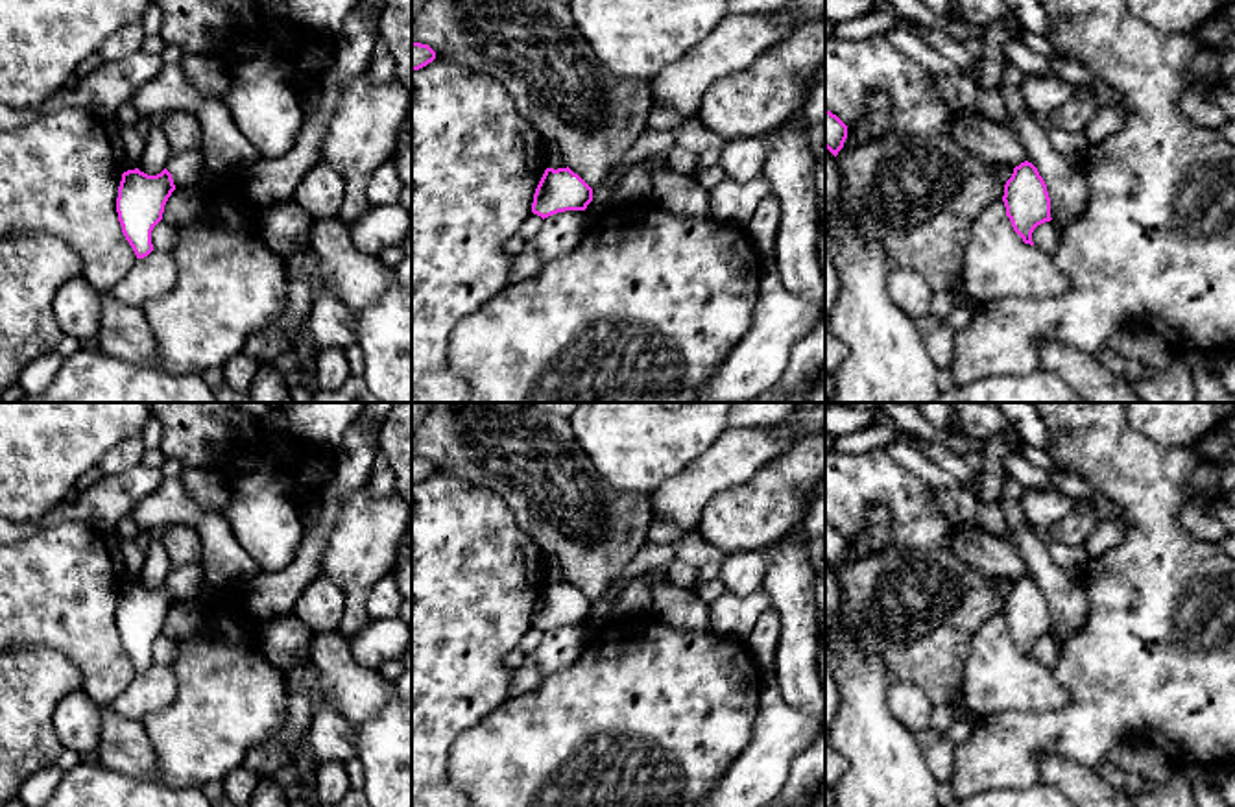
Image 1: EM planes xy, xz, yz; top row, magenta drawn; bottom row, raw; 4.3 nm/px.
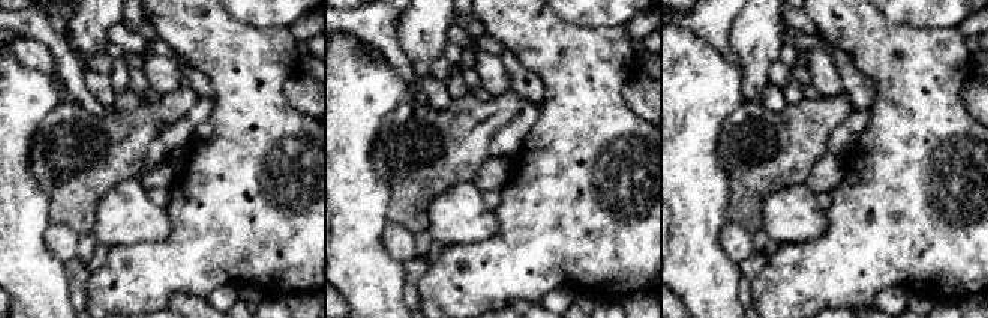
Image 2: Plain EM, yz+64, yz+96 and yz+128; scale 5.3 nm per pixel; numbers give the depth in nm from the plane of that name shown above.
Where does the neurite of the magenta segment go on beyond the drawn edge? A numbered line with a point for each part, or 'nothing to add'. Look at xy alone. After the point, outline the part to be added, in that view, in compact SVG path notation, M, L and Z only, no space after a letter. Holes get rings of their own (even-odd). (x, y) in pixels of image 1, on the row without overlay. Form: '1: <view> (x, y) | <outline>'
1: xy (187, 580) | M201 563L174 567L166 576L166 584L172 587L175 602L199 598L205 584Z

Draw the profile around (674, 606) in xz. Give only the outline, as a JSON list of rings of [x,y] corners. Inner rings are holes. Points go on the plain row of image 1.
[[[666,569],[652,571],[650,617],[679,630],[713,632],[709,604],[690,589],[672,585]]]

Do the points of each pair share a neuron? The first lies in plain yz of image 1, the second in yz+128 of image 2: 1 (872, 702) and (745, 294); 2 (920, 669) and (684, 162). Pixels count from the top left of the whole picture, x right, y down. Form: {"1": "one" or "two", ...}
{"1": "two", "2": "two"}

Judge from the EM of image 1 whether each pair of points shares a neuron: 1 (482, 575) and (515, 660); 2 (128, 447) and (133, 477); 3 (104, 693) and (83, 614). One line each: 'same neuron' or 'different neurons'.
1: different neurons
2: different neurons
3: same neuron

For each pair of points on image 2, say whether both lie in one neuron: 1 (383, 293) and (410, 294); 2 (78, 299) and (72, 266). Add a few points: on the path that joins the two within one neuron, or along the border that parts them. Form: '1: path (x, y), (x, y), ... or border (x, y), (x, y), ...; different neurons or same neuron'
1: border (401, 263), (405, 272), (405, 302); different neurons
2: path (78, 291), (78, 273); same neuron

